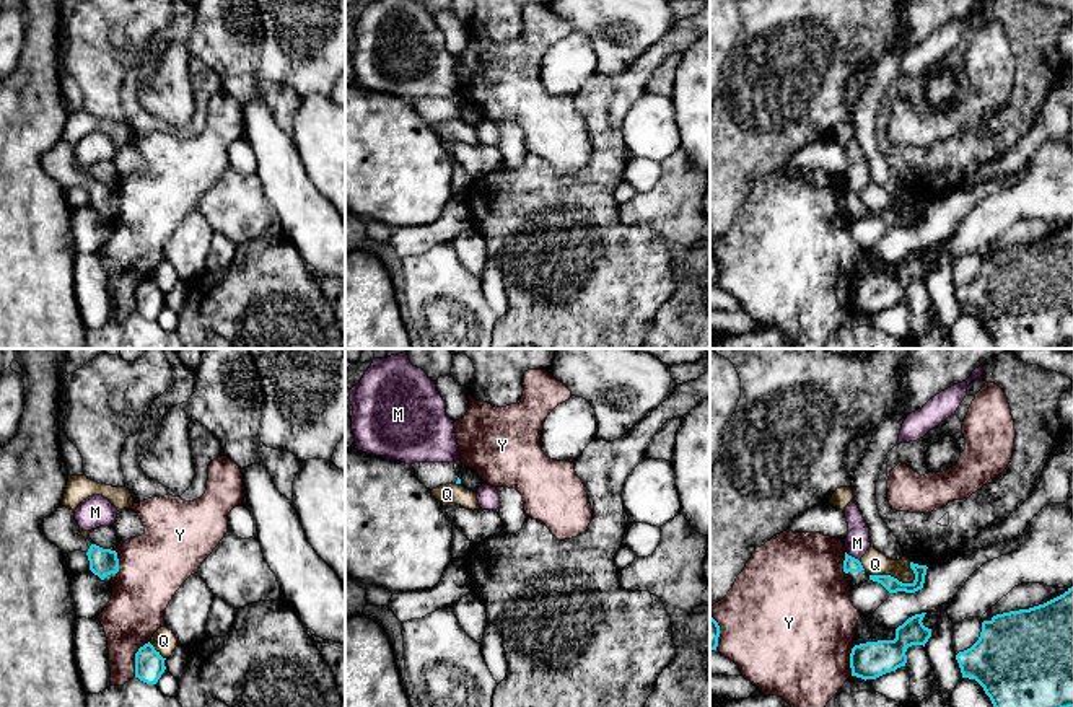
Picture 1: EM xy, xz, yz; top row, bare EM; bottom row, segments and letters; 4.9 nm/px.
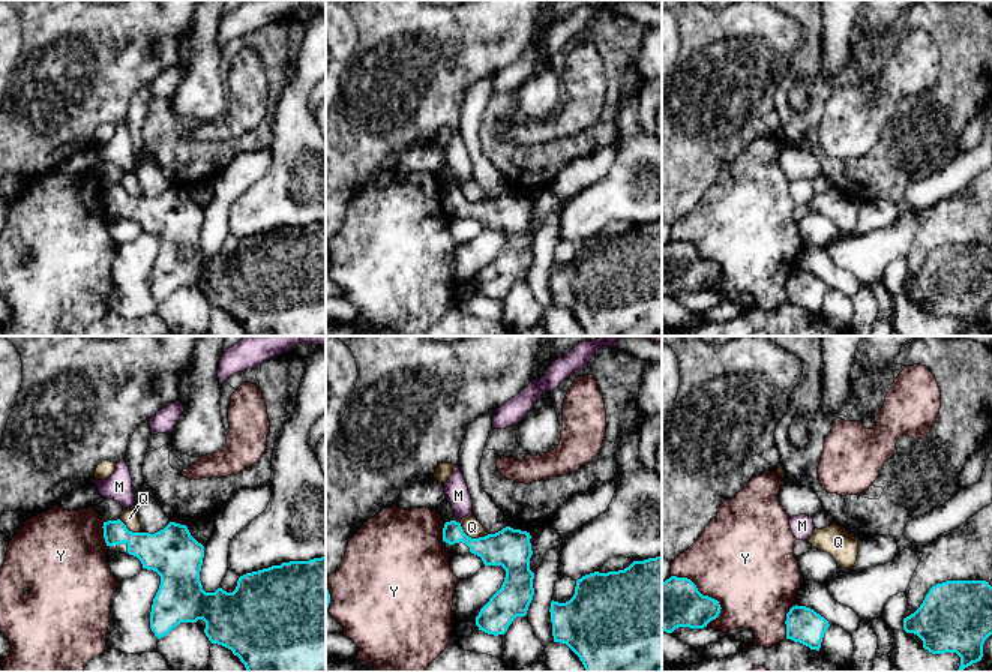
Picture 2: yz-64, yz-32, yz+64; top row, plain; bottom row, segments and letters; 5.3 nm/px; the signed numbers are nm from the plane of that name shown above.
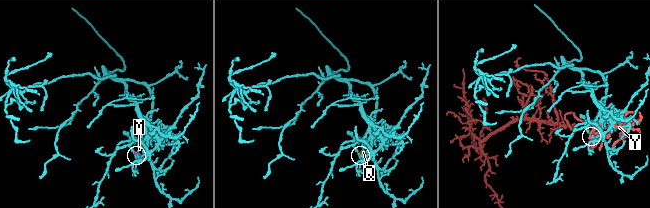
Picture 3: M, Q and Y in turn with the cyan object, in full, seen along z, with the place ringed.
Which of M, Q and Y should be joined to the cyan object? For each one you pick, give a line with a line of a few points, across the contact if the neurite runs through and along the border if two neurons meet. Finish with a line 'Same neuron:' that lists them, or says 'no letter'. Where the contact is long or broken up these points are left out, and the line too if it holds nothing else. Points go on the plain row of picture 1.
Same neuron: no letter

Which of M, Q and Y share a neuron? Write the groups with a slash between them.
M / Q / Y

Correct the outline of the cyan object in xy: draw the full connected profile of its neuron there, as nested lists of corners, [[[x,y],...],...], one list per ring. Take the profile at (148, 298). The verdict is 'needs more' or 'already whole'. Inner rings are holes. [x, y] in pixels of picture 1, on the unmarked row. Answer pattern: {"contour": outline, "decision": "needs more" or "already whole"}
{"contour": [[[148,277],[135,288],[135,313],[147,319],[156,319],[164,308],[164,295]]], "decision": "already whole"}

